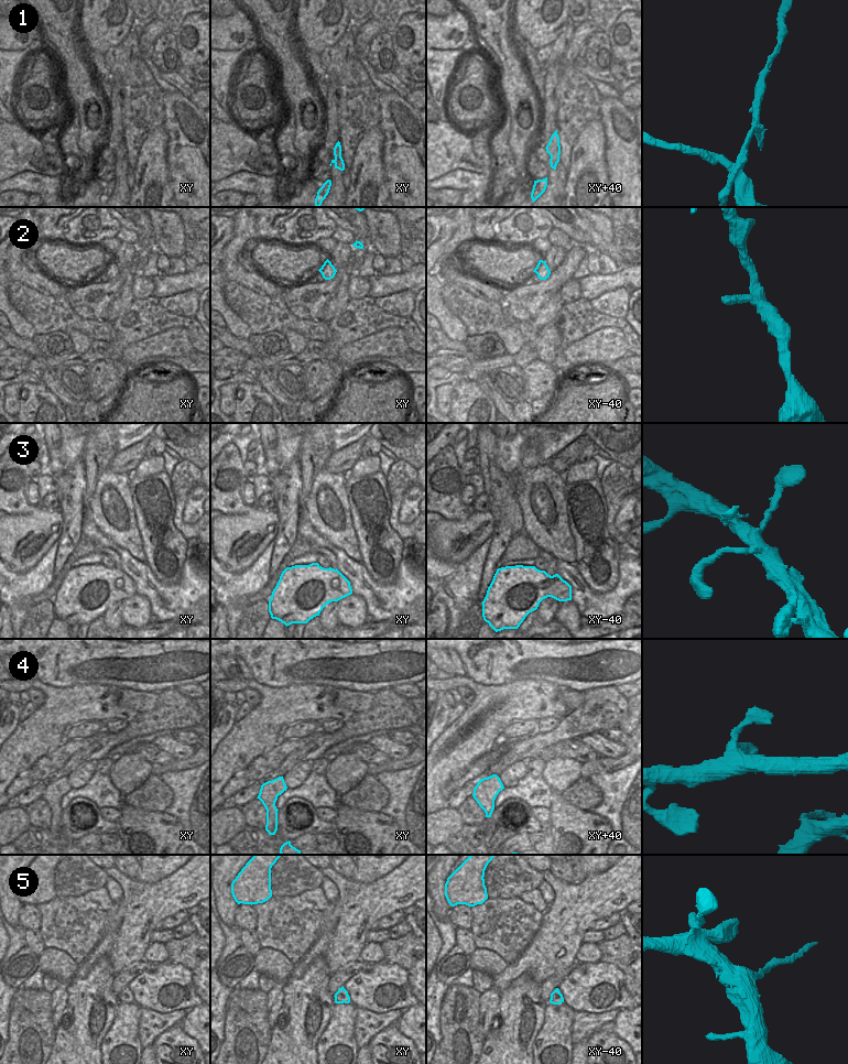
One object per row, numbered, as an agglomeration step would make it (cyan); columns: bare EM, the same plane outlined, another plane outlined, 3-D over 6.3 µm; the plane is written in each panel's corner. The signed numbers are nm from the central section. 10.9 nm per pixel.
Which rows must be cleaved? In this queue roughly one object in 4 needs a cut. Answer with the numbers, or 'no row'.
1, 5.

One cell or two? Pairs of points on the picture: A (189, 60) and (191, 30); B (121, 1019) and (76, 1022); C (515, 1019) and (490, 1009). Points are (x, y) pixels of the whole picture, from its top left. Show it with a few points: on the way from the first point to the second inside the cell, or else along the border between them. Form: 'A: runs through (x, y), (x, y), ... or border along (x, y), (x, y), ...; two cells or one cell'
A: runs through (191, 52), (191, 38); one cell
B: border along (119, 1002), (115, 1010), (113, 1021), (101, 1043); two cells
C: border along (500, 992), (498, 1012), (487, 1035); two cells

